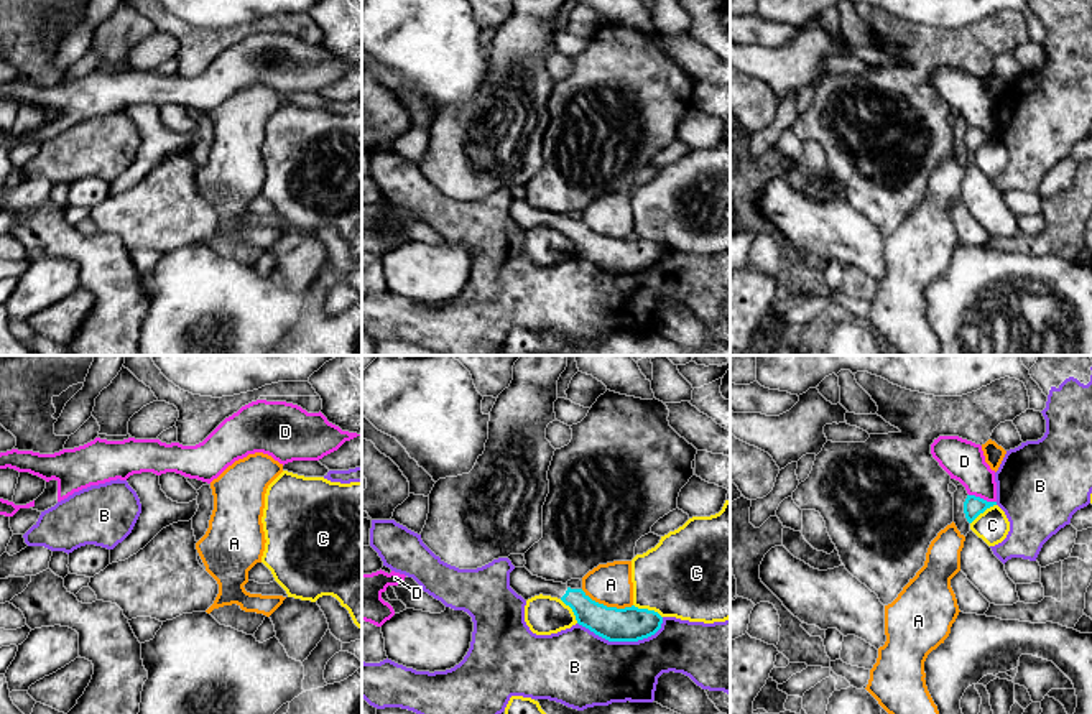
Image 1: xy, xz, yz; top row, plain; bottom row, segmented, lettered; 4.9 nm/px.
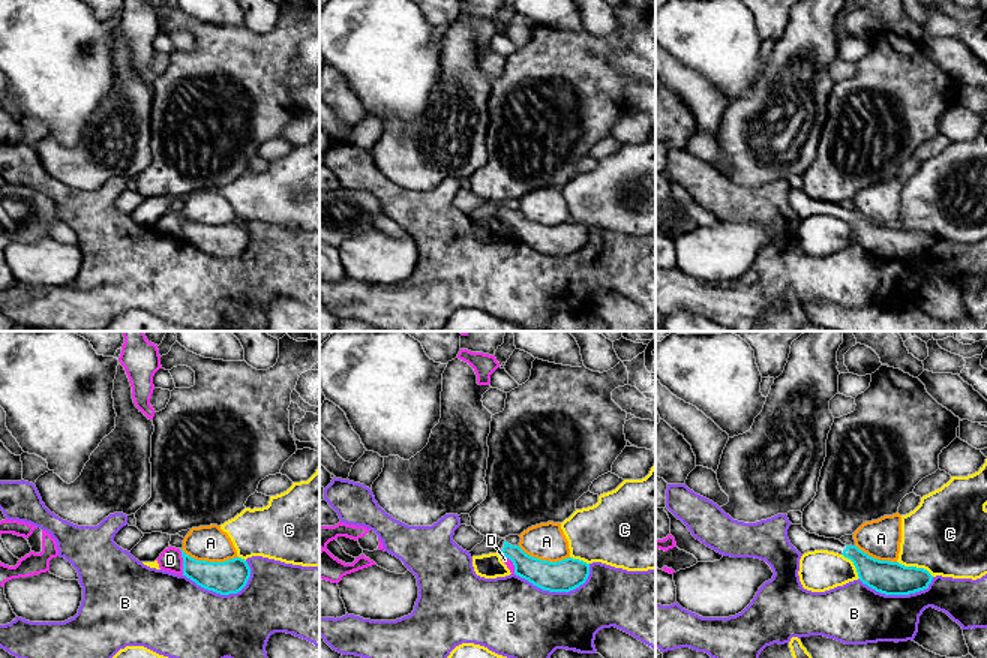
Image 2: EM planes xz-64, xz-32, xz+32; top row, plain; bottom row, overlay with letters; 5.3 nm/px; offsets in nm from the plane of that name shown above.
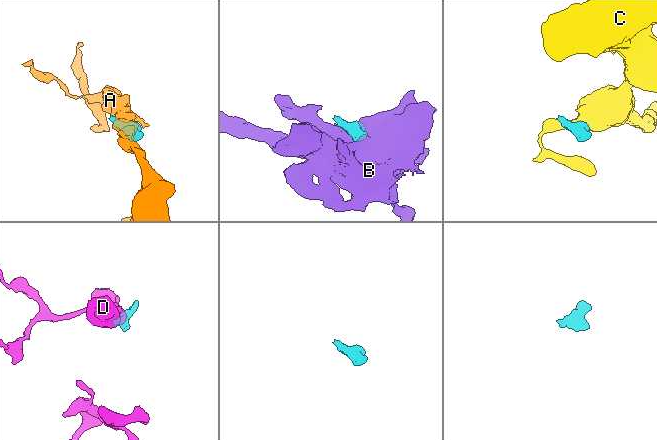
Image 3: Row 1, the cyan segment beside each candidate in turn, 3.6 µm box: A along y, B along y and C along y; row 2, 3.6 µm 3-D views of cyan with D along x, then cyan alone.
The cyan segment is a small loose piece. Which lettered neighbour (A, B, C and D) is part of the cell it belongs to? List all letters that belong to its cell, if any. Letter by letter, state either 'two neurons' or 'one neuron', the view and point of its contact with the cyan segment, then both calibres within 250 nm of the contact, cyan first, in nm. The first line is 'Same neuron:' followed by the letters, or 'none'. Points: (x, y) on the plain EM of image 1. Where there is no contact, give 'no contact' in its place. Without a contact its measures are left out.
Same neuron: none
A: two neurons; meets cyan in xz at (606, 237); 170 nm thick on the cyan side, 200 nm on the other
B: two neurons; meets cyan in xz at (624, 272); 170 nm thick on the cyan side, 360 nm on the other
C: two neurons; meets cyan in xz at (647, 241); 170 nm thick on the cyan side, 420 nm on the other
D: two neurons; meets cyan in yz at (982, 130); 100 nm thick on the cyan side, 200 nm on the other

